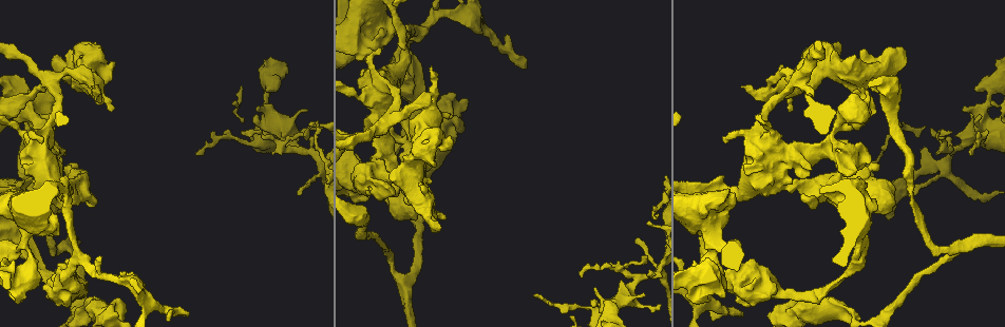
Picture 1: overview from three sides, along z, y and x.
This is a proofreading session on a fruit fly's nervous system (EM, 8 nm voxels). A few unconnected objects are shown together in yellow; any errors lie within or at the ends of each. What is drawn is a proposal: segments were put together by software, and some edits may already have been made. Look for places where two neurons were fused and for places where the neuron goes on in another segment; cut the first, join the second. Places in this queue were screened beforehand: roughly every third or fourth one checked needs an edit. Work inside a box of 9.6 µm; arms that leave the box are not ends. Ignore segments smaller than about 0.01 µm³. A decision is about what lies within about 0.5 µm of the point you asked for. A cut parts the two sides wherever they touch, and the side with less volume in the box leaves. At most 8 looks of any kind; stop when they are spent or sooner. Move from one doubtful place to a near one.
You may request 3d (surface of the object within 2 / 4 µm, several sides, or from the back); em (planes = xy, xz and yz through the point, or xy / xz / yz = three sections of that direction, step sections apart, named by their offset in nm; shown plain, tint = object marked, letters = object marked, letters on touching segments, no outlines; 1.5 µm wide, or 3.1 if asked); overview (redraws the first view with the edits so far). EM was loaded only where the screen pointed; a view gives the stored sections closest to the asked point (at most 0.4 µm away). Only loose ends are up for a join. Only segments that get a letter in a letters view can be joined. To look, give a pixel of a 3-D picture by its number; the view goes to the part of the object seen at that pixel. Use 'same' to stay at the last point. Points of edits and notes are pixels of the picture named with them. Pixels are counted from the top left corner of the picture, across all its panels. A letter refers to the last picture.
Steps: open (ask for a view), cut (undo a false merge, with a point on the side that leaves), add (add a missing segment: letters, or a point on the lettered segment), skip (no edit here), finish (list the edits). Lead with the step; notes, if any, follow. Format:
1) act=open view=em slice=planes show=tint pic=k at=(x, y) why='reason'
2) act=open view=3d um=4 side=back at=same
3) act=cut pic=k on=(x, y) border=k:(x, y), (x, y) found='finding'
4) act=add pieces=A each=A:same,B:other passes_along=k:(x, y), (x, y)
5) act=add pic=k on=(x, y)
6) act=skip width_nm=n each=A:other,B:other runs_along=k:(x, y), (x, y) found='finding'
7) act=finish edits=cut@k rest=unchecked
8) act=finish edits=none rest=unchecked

act=open view=3d um=2 pic=1 at=(657, 218) why='abrupt turn'

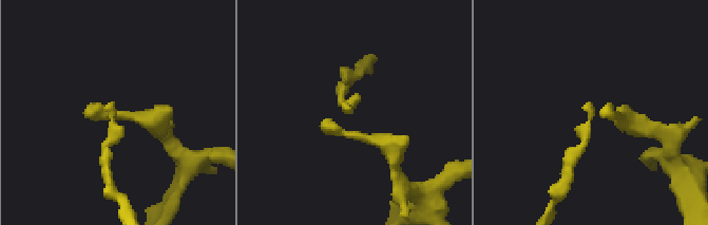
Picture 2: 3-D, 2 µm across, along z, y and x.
act=open view=em slice=yz step=8 show=tint pic=2 at=(117, 116)

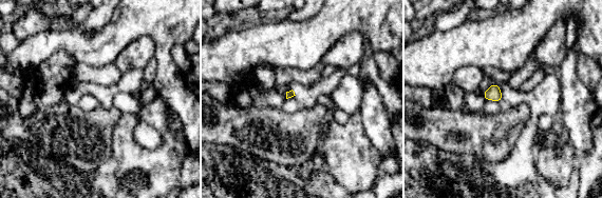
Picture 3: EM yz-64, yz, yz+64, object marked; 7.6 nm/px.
act=open view=em slice=planes show=letters at=same

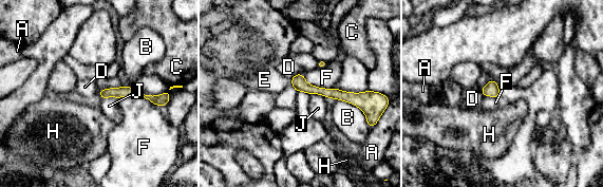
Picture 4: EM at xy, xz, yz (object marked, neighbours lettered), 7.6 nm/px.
act=skip width_nm=80 each=A:other,B:other,C:other,D:other,E:other,F:other,H:other,J:other border=4:(118, 97), (102, 97), (100, 99) found='continuous, no second neuron'

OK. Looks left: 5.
act=open view=em slice=planes show=letters pic=1 at=(644, 295) why='an open end'

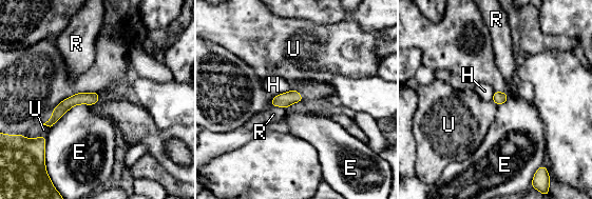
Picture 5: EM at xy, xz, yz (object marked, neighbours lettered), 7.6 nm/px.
act=skip longest_contact=E:360nm each=E:other,H:other,R:other,U:other runs_along=5:(96, 96), (69, 102), (49, 123) found='no lettered segment goes on from it'

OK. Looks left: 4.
act=open view=em slice=xy step=4 show=plain pic=1 at=(247, 143) why='narrows sharply'

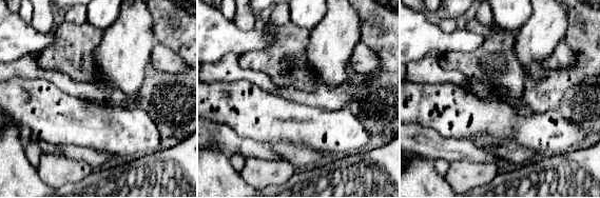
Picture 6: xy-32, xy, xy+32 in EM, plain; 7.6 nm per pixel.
act=open view=em slice=xy step=4 show=letters at=same

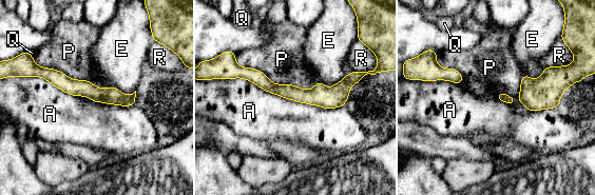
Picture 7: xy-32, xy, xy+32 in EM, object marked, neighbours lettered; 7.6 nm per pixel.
act=skip each=A:other,E:other,P:other,Q:other,R:other runs_along=7:(236, 73), (299, 95), (356, 79) found='all the same neuron'

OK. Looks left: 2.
act=finish edits=none rest=unchecked

